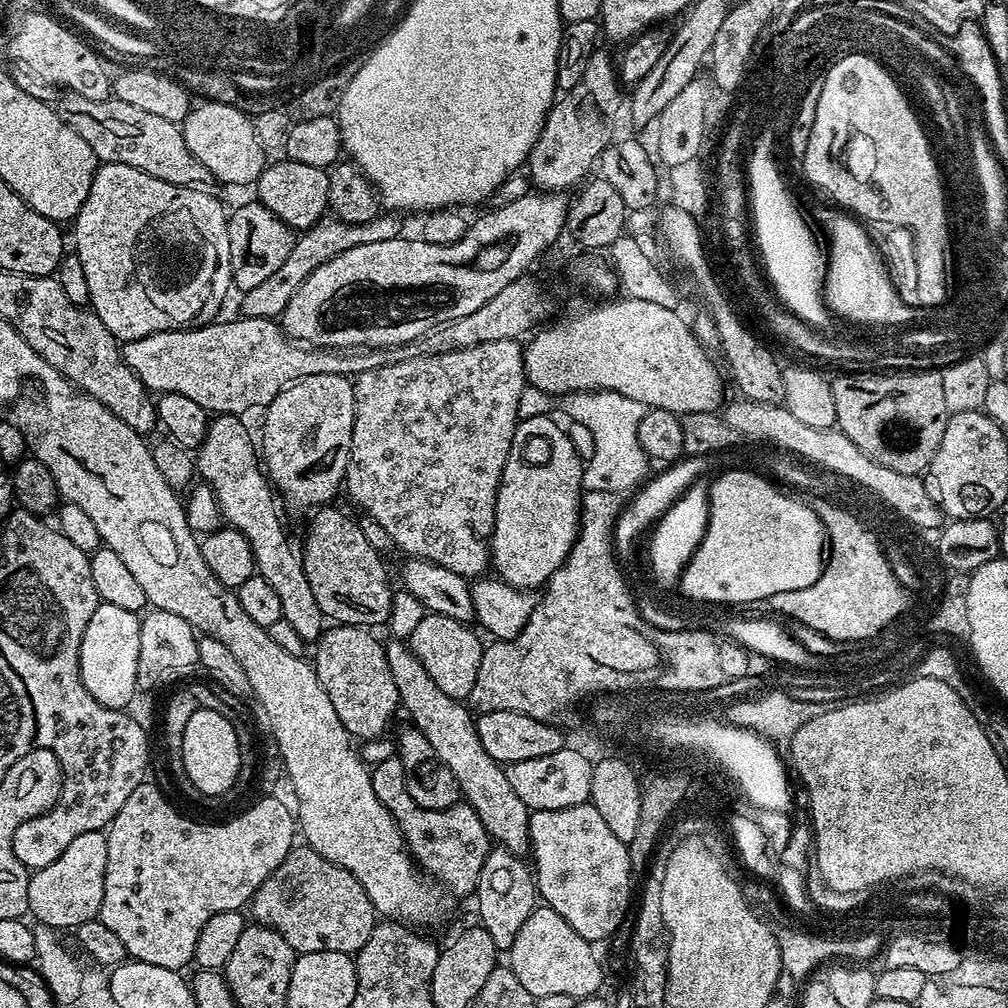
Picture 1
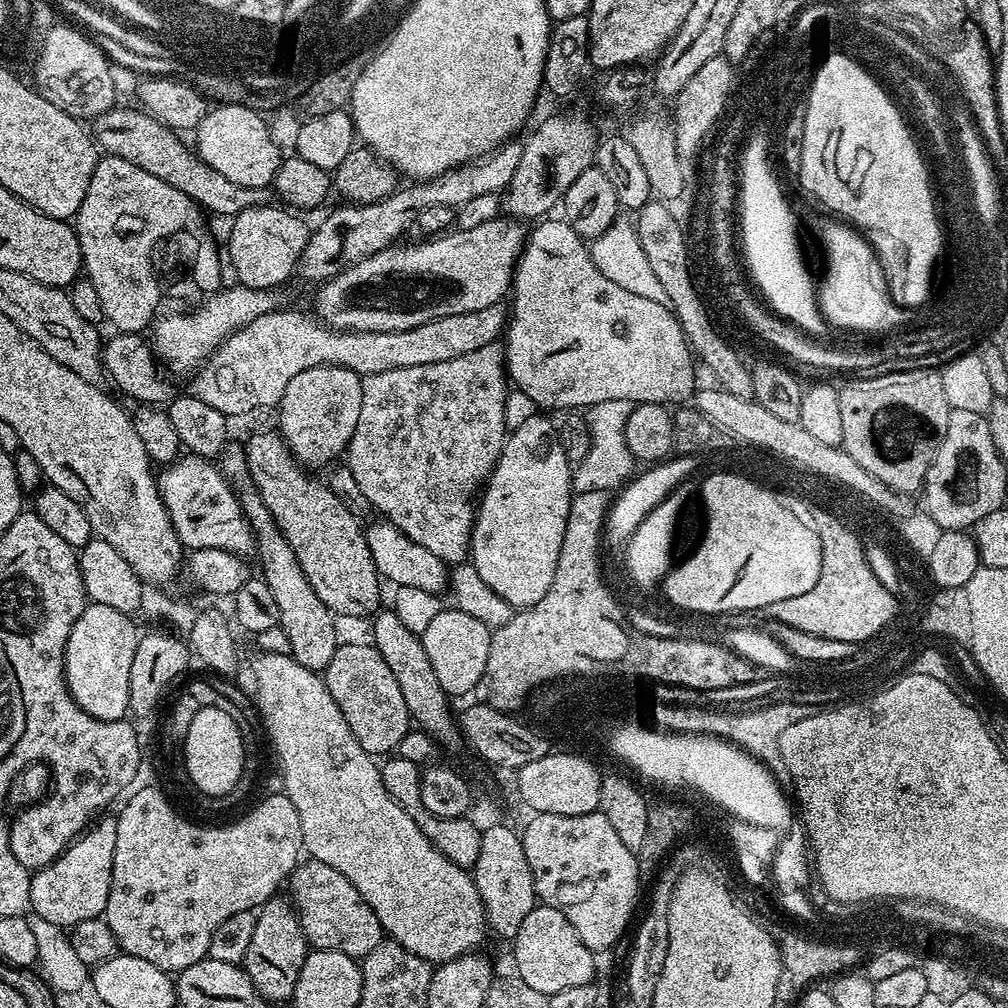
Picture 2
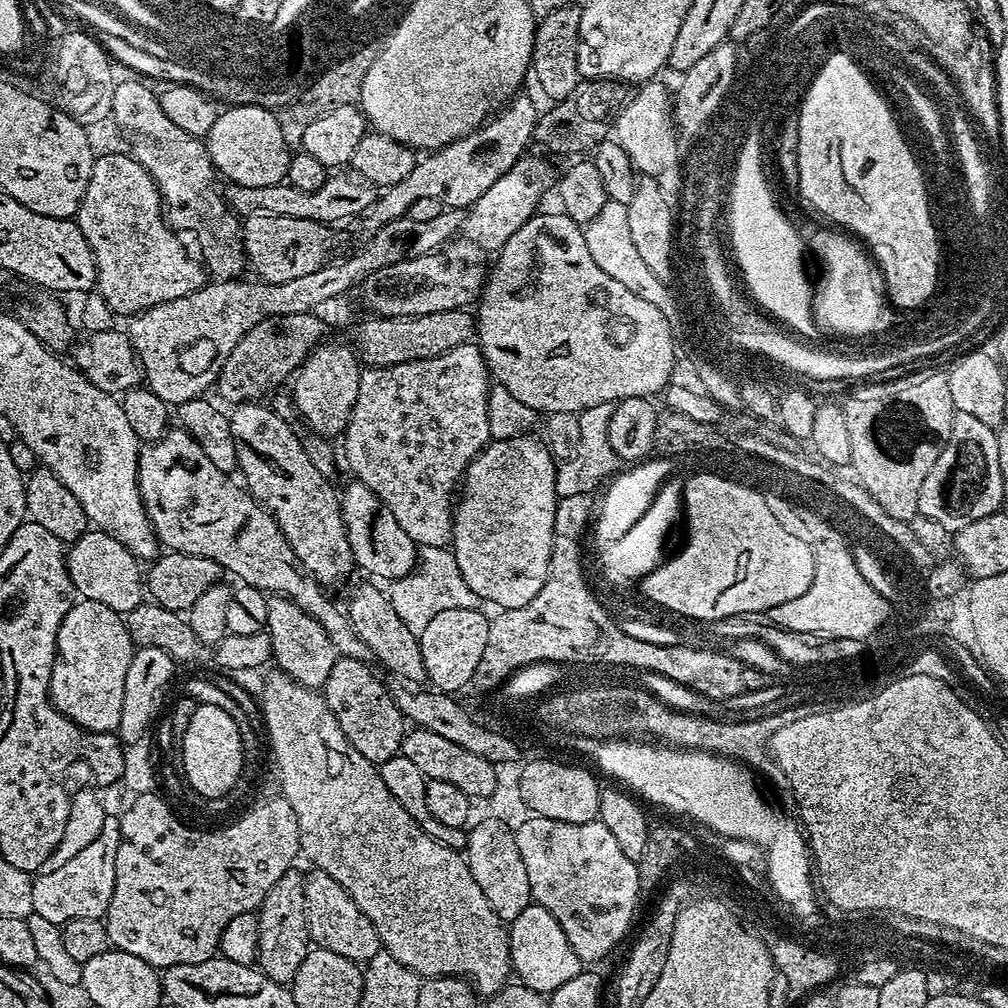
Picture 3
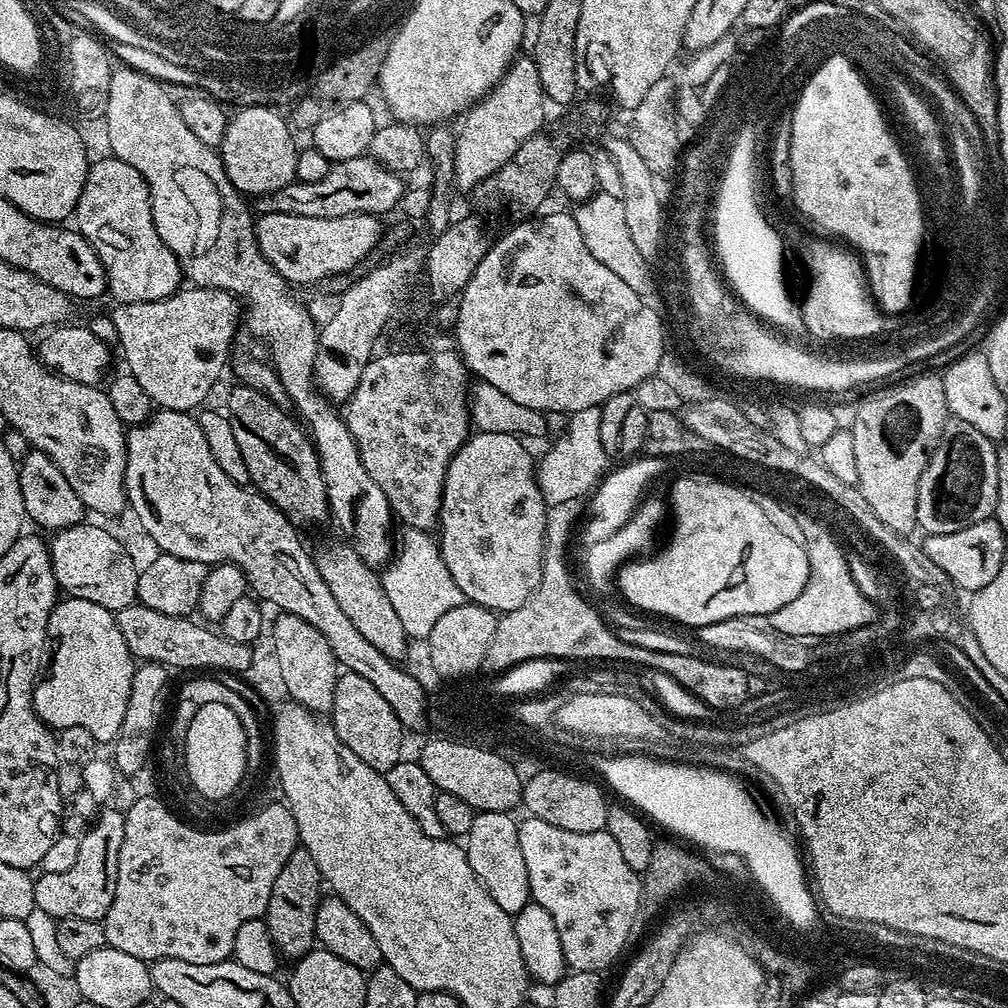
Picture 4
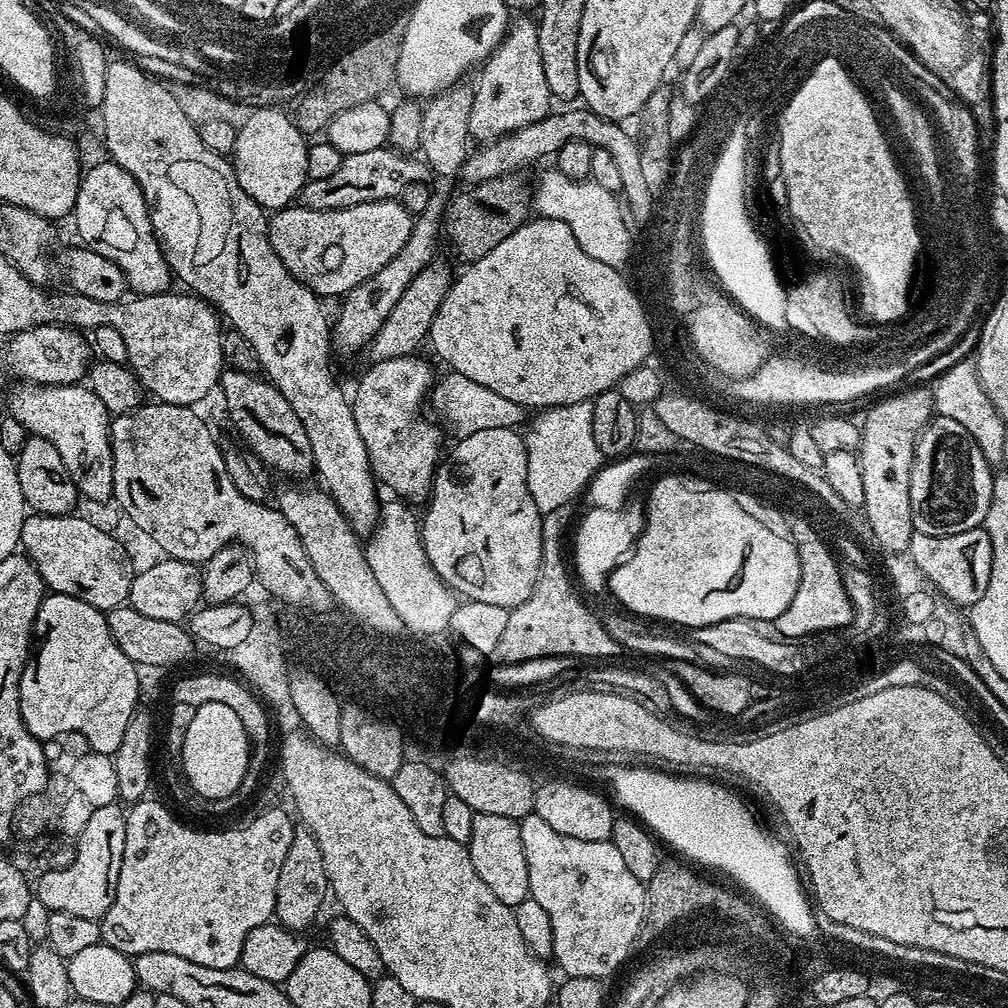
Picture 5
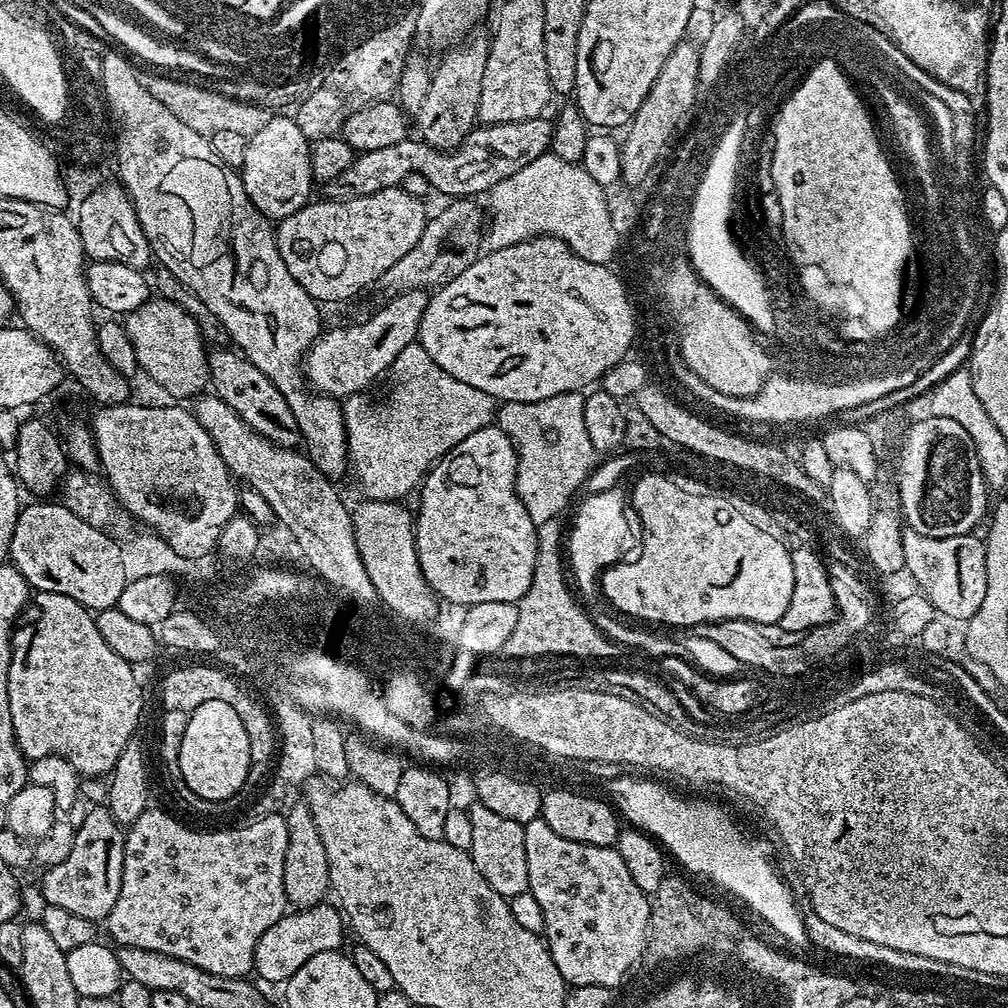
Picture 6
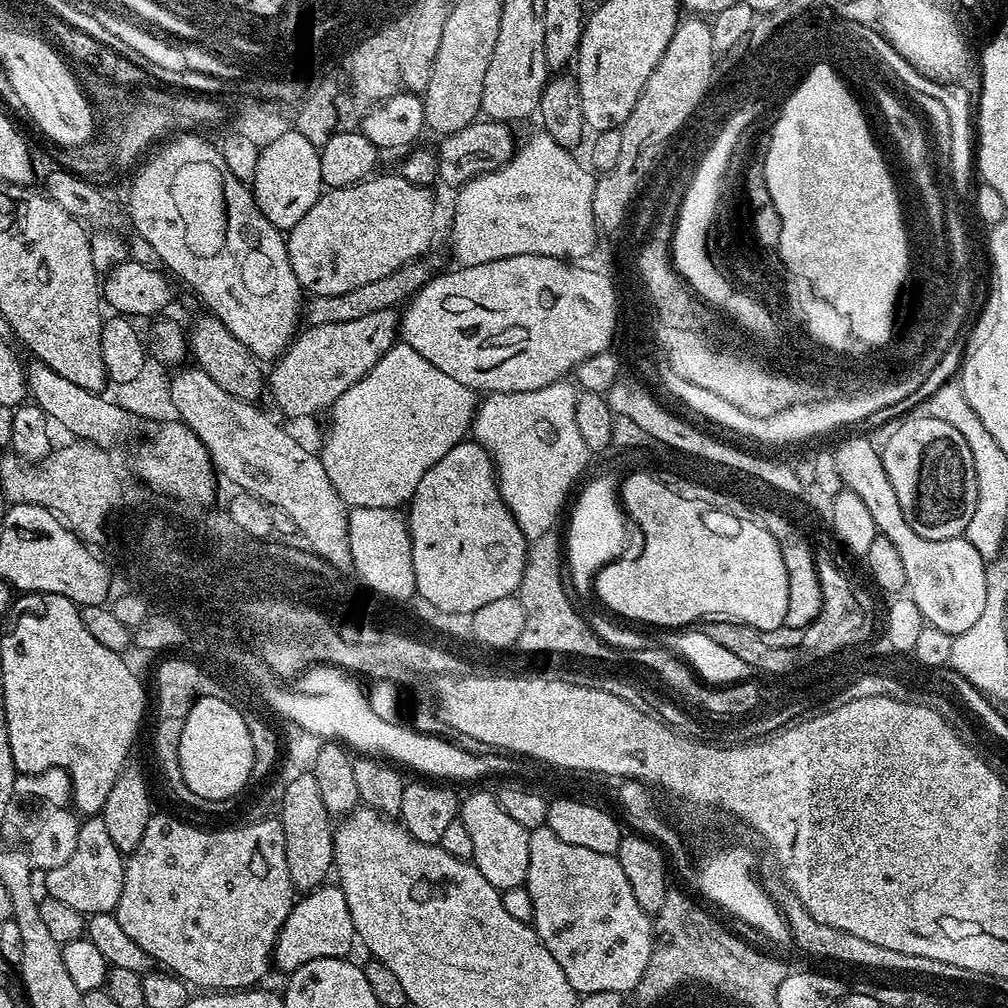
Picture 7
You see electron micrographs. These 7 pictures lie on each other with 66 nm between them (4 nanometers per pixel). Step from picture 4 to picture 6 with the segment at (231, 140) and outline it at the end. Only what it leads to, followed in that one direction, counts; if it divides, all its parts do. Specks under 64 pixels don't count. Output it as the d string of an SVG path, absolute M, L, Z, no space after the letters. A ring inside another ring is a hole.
M273 115L258 134L248 138L246 162L238 171L250 202L254 202L257 210L269 221L278 222L313 199L310 142L286 115Z

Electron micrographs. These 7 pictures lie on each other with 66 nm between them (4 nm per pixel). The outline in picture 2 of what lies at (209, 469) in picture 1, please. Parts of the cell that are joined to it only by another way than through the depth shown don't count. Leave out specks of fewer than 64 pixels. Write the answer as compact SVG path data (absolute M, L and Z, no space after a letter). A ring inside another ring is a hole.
M239 443L225 444L224 451L218 457L218 469L225 480L238 489L242 497L244 516L252 528L255 547L260 548L260 564L264 567L262 579L270 586L274 593L274 602L278 602L279 626L286 632L290 640L292 656L302 666L314 673L319 673L328 665L330 658L336 653L338 639L336 640L337 617L324 605L322 598L314 594L310 582L306 582L306 574L302 574L302 566L290 550L290 542L278 530L270 510L266 510L266 502L262 502L260 495L252 487L252 479L248 477L246 454ZM240 487L240 488L239 488ZM244 495L244 496L243 496Z

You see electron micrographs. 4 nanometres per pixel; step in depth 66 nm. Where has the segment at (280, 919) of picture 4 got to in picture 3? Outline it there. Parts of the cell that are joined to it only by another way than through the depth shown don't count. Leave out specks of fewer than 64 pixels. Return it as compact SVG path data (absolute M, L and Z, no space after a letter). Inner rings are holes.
M290 870L274 882L270 894L260 904L260 933L258 934L258 954L256 959L260 971L264 972L274 982L291 985L294 974L298 974L298 966L310 951L308 934L308 899L304 897L305 873Z

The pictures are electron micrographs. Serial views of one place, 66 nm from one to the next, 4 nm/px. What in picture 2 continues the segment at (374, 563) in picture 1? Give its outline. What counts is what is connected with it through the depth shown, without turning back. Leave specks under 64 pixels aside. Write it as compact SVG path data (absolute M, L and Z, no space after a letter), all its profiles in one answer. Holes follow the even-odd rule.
M275 431L256 432L248 441L243 441L242 447L246 454L246 466L248 477L252 479L252 487L260 495L262 502L266 502L266 510L270 510L286 542L290 542L290 550L294 550L302 566L302 574L306 574L306 582L310 582L314 594L318 594L318 598L322 598L324 605L337 617L371 617L381 607L382 577L376 571L374 558L370 558L370 548L364 537L365 529L362 524L360 528L355 514L322 481L315 480L312 476L304 476L303 470L300 469L303 467L288 449L284 439Z

